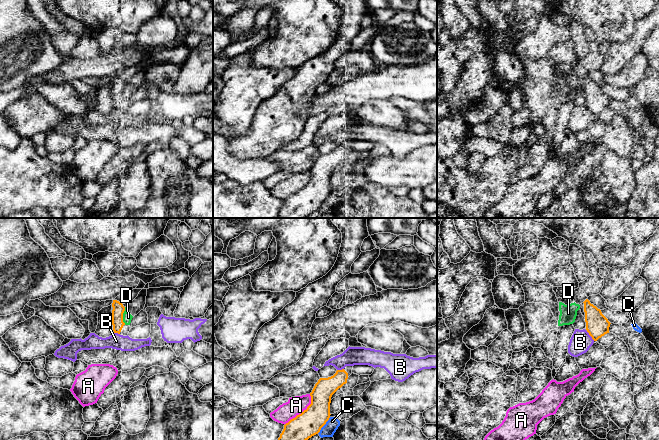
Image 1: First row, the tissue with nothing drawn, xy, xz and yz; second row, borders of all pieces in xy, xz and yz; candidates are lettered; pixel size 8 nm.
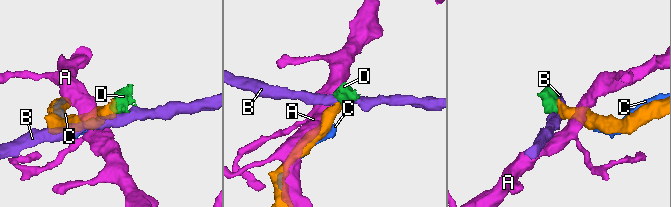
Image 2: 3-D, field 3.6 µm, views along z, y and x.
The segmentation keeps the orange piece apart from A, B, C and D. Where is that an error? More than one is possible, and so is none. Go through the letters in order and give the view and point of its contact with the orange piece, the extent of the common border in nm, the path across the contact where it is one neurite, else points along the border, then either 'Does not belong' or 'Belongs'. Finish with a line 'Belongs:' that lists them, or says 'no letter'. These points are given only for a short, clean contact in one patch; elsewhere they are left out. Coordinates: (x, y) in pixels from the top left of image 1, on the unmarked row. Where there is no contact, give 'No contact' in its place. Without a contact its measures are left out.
A: Touches orange at xz (303, 187). Shared border 320 nm. Does not belong
B: Touches orange at yz (590, 111). Shared border 100 nm. Does not belong
C: Touches orange at xz (324, 200). Shared border 170 nm. Does not belong
D: Touches orange at xy (122, 92). Shared border 140 nm. Belongs
Belongs: D

